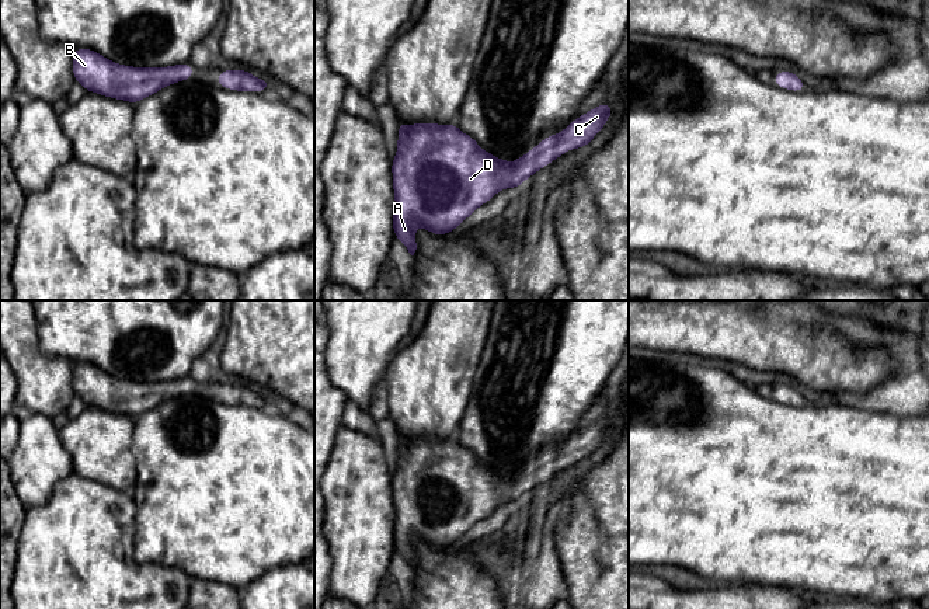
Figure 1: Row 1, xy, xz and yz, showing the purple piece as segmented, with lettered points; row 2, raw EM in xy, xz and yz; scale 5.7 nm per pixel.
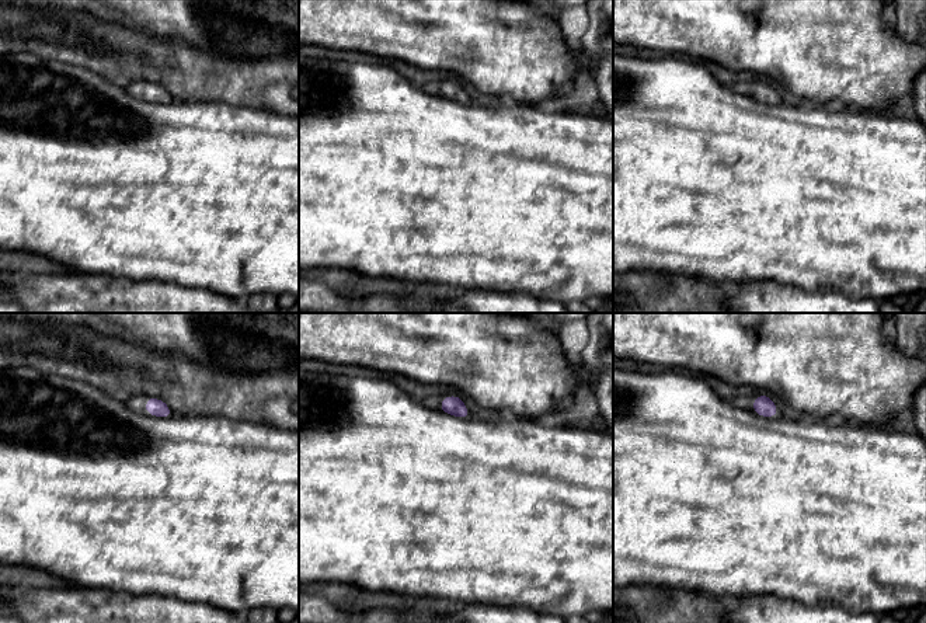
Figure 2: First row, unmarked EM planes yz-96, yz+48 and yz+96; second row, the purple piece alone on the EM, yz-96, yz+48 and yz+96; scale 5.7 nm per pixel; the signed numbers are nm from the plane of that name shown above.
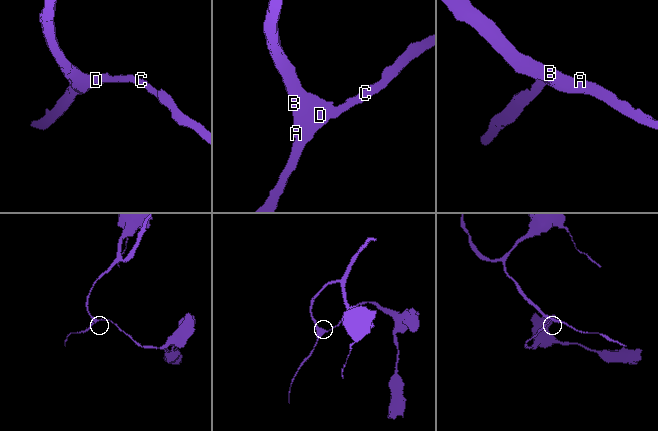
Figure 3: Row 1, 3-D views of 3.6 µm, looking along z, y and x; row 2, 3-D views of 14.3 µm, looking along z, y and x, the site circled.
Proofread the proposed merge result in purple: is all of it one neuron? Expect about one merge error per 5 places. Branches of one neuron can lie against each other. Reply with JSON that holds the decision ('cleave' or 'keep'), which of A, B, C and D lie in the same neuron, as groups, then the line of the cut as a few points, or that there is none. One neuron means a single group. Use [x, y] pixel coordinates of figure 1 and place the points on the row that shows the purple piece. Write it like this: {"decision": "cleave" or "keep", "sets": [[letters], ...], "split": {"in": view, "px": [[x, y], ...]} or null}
{"decision": "keep", "sets": [["A", "B", "C", "D"]], "split": null}

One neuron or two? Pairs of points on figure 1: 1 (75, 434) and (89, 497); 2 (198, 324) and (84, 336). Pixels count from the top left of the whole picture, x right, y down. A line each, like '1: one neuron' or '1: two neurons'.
1: two neurons
2: one neuron

